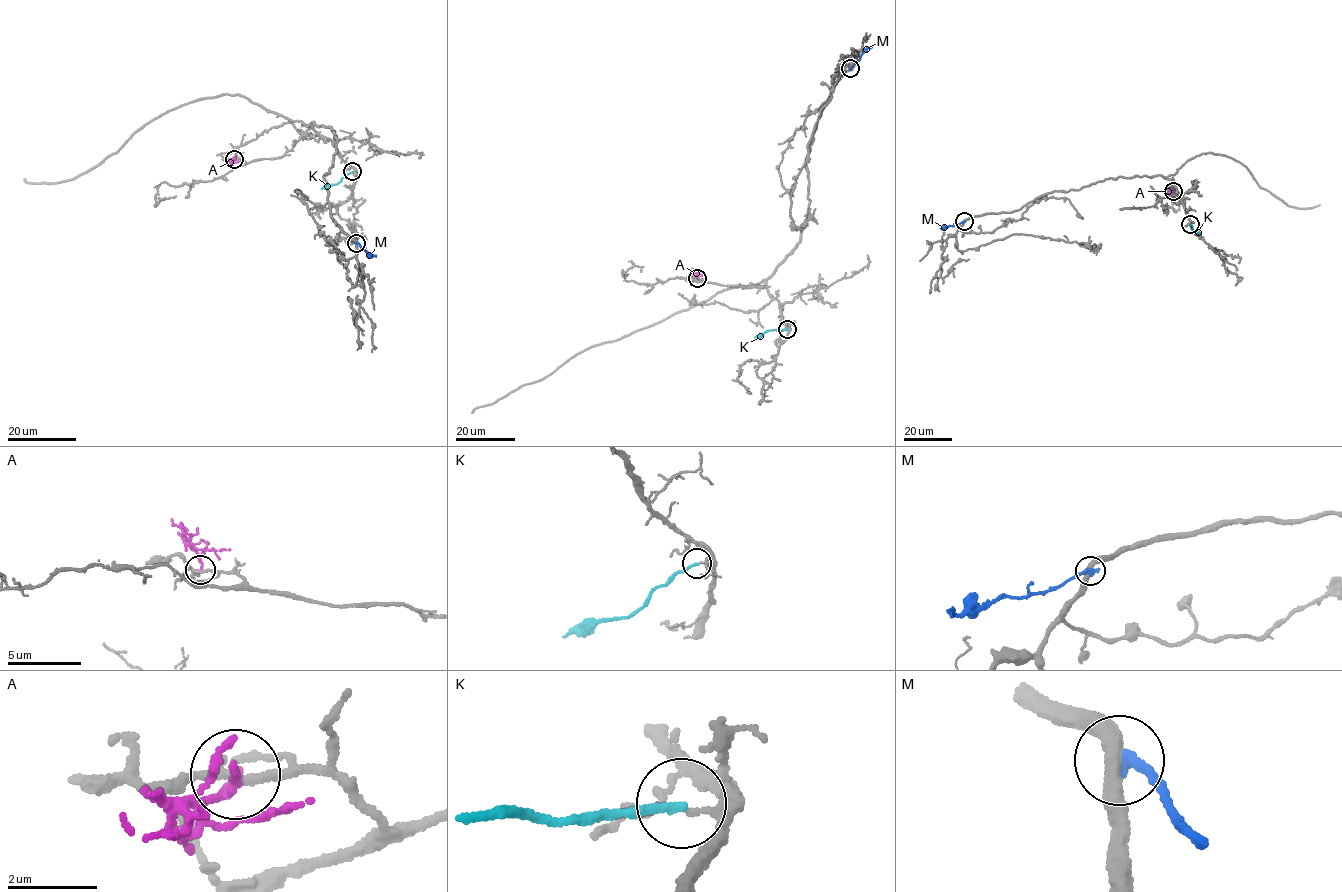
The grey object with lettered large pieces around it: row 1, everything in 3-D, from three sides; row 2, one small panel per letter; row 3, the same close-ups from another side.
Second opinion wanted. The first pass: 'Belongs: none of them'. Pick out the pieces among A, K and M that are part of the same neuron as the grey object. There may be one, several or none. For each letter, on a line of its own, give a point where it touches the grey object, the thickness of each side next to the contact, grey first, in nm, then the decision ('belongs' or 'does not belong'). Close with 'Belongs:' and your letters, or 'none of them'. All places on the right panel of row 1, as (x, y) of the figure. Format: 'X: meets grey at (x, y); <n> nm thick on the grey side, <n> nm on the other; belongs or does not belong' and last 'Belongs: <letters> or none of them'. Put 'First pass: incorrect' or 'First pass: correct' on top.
First pass: correct
A: meets grey at (1173, 191); 200 nm thick on the grey side, 190 nm on the other; does not belong
K: meets grey at (1190, 224); 130 nm thick on the grey side, 180 nm on the other; does not belong
M: meets grey at (964, 221); 360 nm thick on the grey side, 320 nm on the other; does not belong
Belongs: none of them

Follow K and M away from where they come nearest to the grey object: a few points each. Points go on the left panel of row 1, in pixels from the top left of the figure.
K: (352, 171), (336, 184), (321, 189)
M: (357, 242), (376, 257)

